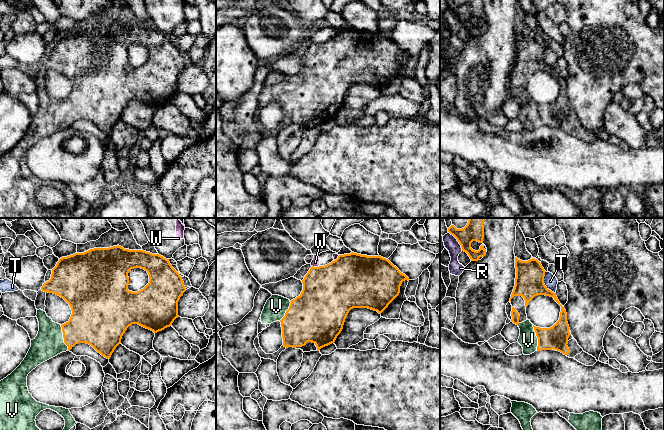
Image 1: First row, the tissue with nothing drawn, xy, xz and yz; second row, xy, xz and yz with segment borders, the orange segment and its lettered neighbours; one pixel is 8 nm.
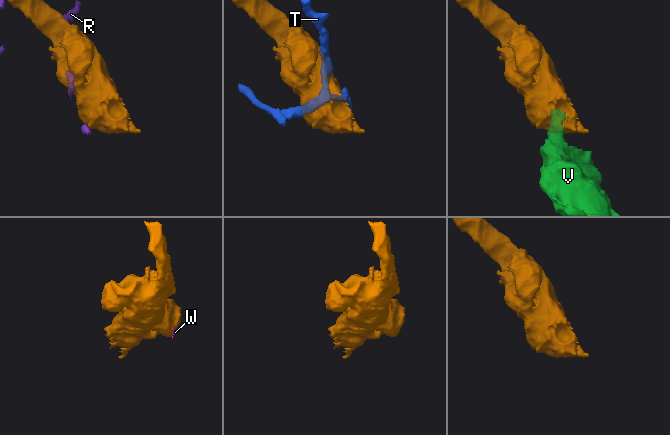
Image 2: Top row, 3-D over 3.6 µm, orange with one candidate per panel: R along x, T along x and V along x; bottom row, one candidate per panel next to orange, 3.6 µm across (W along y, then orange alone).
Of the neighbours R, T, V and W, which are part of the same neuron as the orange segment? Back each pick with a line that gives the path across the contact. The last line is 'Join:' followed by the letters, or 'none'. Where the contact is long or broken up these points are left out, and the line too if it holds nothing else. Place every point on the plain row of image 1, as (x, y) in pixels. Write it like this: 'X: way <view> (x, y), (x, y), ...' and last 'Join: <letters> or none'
V: way yz (556, 113), (537, 113), (528, 116)
Join: V

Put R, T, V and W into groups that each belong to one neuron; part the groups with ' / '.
R / T / V / W

